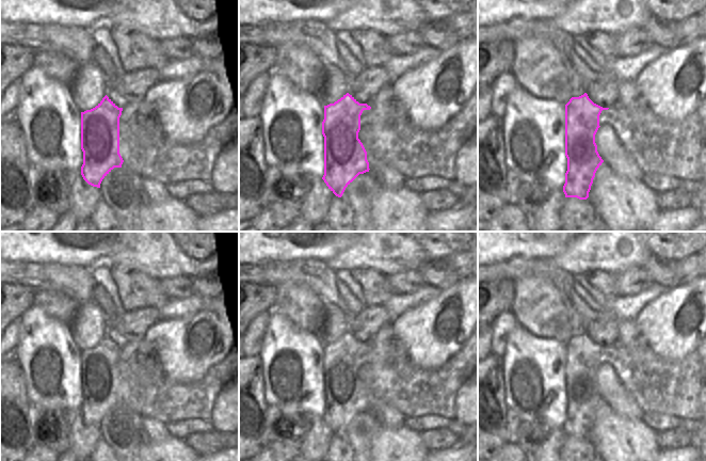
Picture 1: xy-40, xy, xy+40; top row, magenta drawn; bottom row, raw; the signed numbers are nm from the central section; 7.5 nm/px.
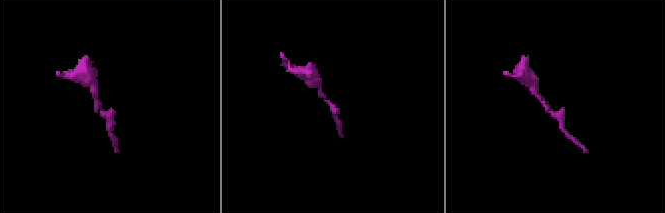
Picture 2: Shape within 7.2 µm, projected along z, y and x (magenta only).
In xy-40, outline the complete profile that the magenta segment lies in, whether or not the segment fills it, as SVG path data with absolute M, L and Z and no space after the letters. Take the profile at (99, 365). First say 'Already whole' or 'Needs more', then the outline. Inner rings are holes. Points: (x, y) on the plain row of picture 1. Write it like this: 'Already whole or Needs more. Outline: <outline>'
Already whole. Outline: M106 334L95 347L81 351L81 414L93 426L100 427L102 418L124 401L119 393L122 350Z

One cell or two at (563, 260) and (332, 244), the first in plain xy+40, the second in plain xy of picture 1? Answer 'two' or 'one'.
two

